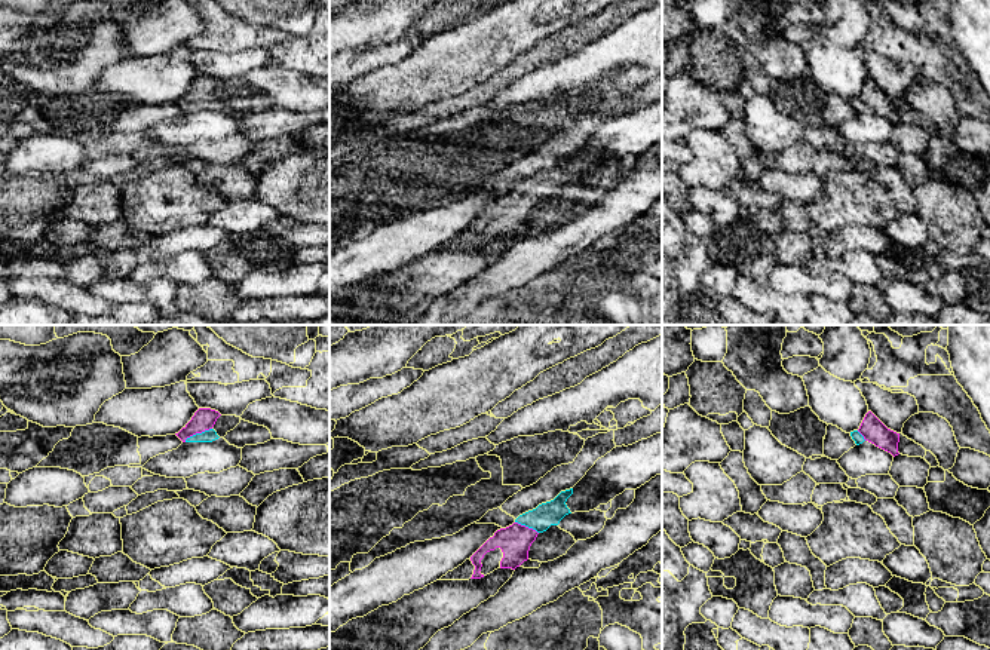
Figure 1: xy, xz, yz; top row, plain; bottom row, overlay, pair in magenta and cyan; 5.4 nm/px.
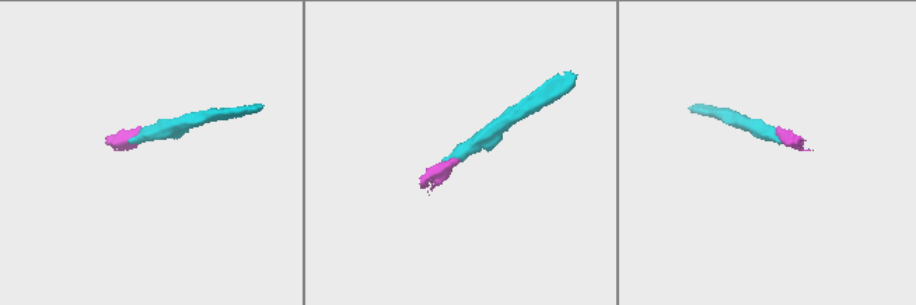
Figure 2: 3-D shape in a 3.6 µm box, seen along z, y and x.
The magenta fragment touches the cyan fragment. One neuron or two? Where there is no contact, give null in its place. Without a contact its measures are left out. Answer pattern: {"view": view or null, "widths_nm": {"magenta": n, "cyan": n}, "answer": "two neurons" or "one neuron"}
{"view": "xy", "widths_nm": {"magenta": 120, "cyan": 70}, "answer": "one neuron"}

